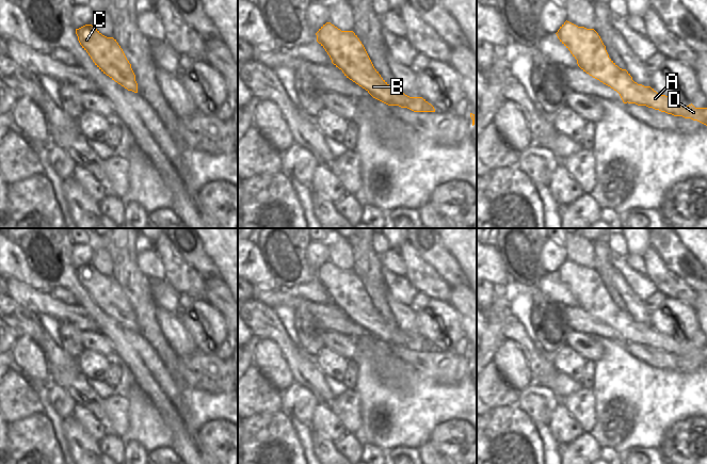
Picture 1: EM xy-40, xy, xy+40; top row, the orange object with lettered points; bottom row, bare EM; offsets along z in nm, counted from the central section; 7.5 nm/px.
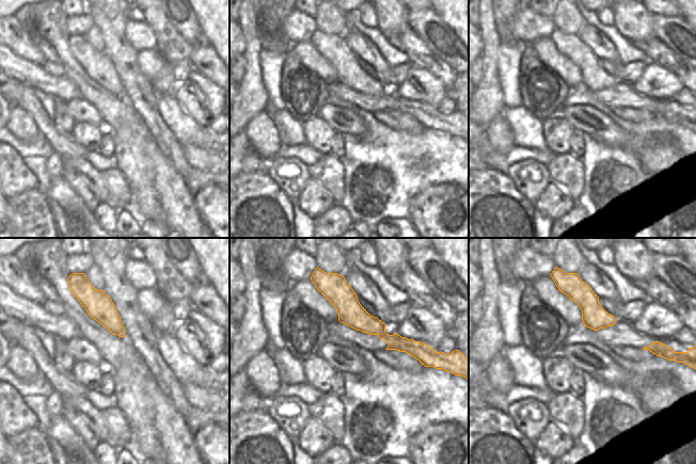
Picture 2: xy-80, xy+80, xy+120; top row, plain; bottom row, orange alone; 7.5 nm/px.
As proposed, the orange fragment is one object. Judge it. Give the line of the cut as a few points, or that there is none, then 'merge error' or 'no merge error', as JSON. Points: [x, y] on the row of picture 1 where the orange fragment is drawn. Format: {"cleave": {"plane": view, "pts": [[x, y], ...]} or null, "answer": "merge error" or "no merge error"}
{"cleave": null, "answer": "no merge error"}

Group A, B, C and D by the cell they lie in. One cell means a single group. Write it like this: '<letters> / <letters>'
A B C D

